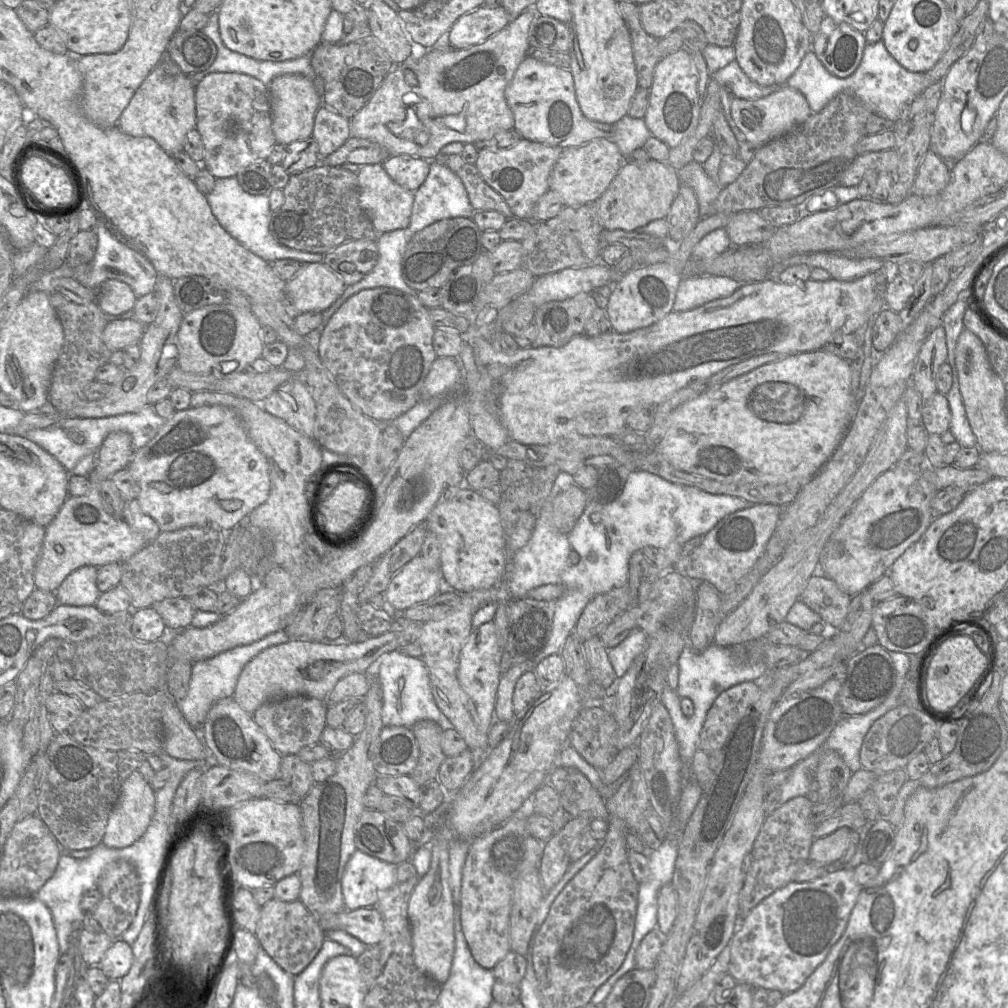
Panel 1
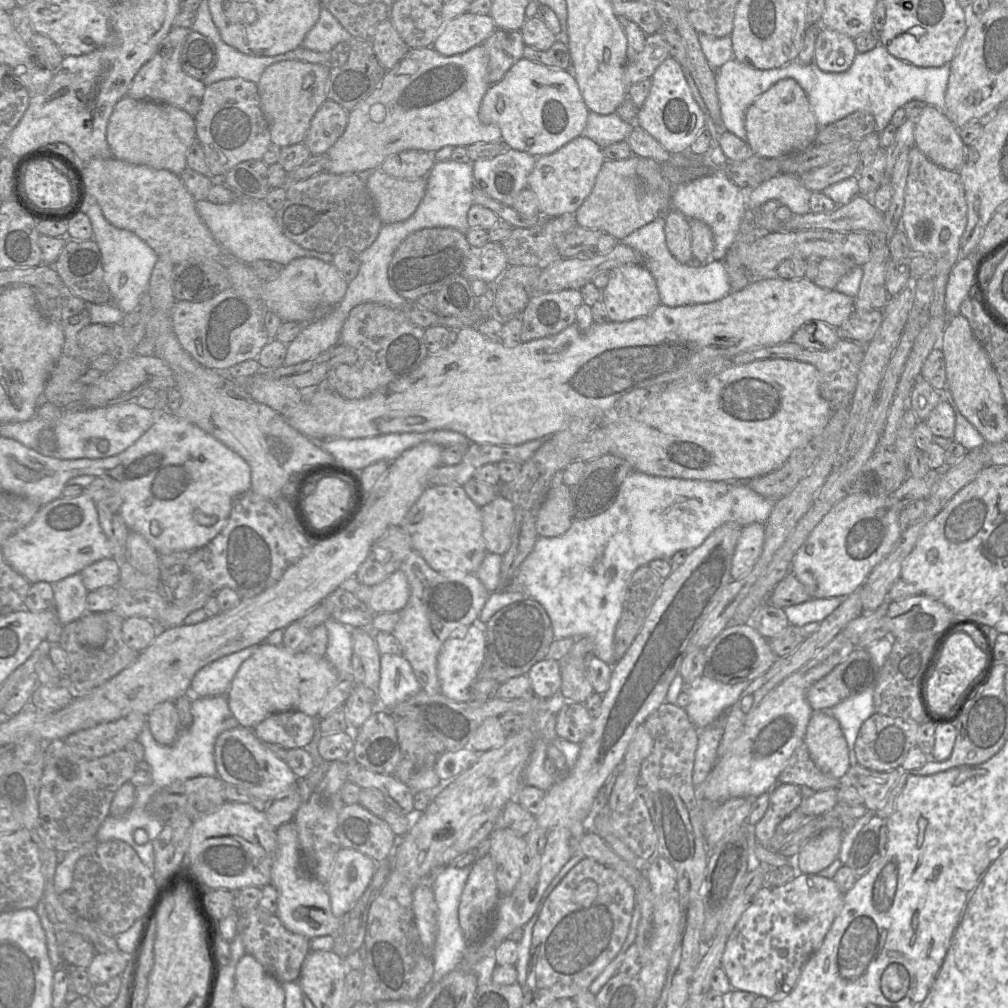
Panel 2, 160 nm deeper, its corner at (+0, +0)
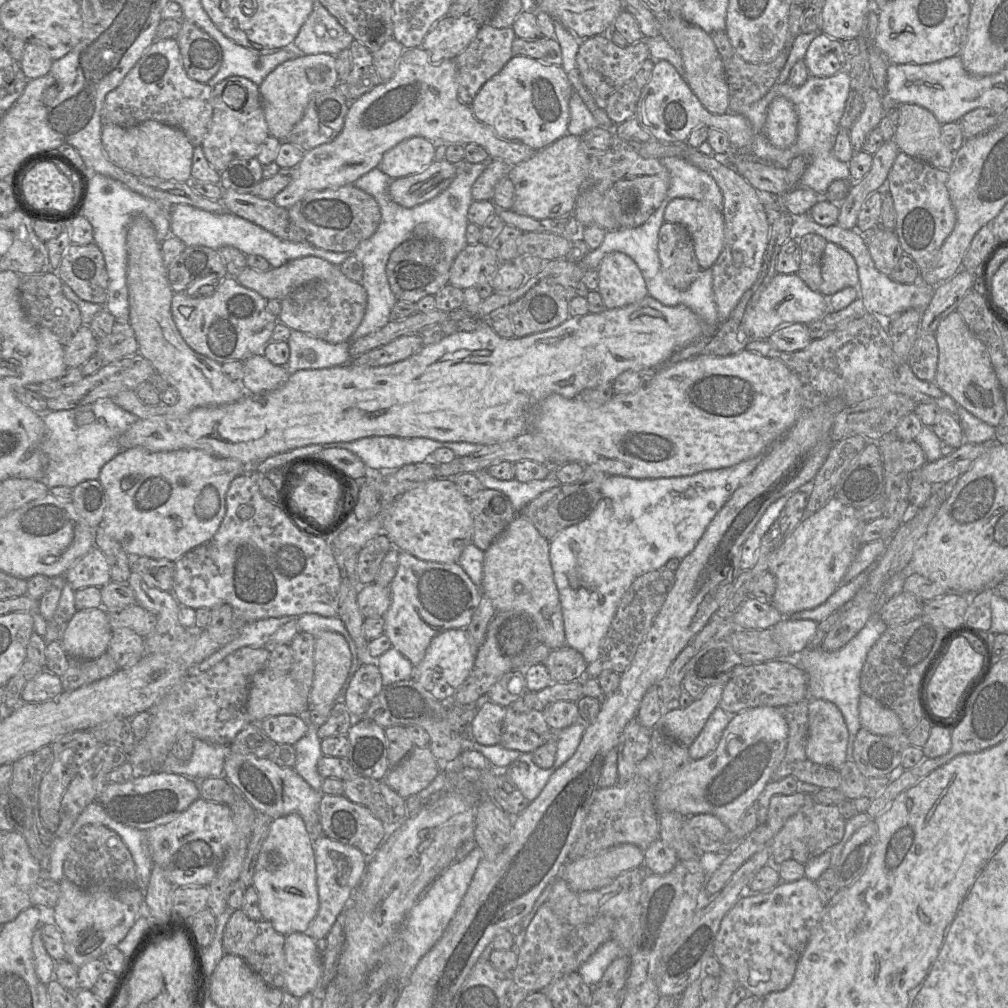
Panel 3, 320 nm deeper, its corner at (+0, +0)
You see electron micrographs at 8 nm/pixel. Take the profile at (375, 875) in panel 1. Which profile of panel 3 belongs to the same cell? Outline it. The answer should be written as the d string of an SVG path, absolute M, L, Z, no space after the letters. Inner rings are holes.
M324 834L314 837L313 850L319 908L315 918L309 925L307 933L316 941L323 941L339 914L348 906L354 890L365 874L368 858L356 847L341 844Z

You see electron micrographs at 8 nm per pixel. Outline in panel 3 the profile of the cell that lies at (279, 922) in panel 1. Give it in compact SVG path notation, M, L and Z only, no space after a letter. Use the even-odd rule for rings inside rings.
M241 909L235 910L228 920L222 941L225 954L241 957L266 984L278 989L285 986L284 943L285 936L276 932L269 922L254 921Z

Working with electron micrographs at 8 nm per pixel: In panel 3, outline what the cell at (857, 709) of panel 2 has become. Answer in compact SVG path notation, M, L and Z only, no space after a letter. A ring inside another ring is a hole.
M878 610L872 614L864 628L845 646L836 651L826 651L821 647L807 647L795 657L796 664L806 672L809 699L824 699L834 703L842 712L849 733L847 760L853 760L854 741L862 725L859 715L859 701L862 694L860 676L871 647L886 631L887 625Z

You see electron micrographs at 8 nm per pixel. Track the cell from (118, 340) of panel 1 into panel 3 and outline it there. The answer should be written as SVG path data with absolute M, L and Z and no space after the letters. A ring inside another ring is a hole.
M83 324L64 347L64 362L67 367L82 367L97 351L98 338L89 324Z

